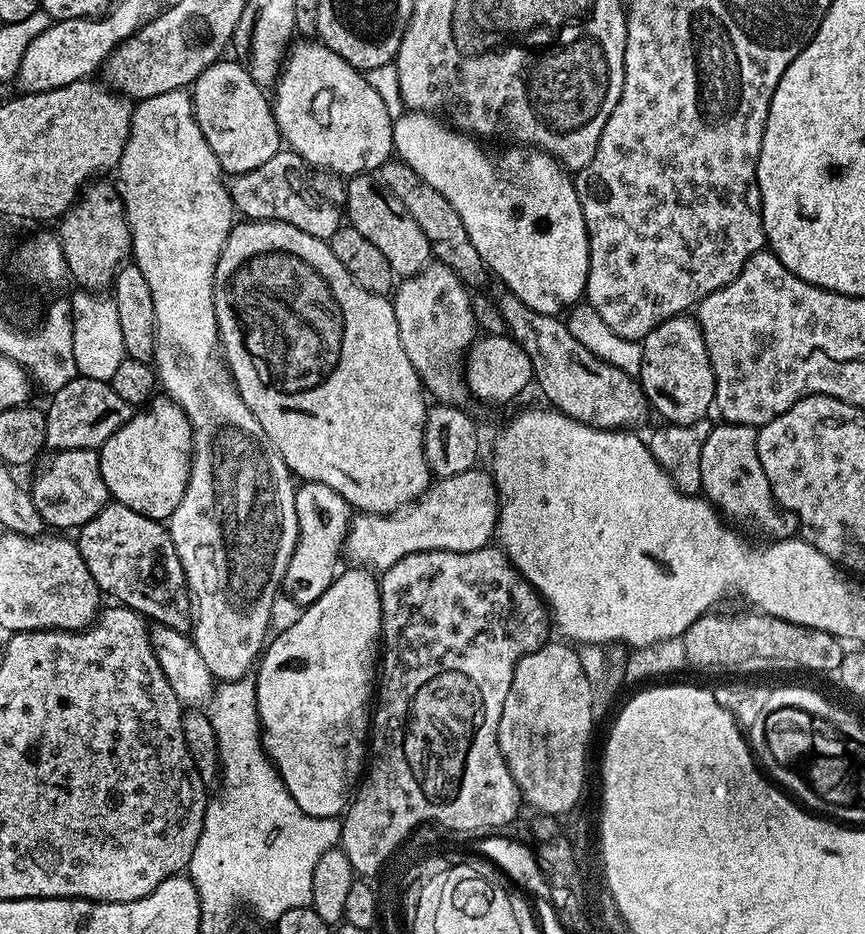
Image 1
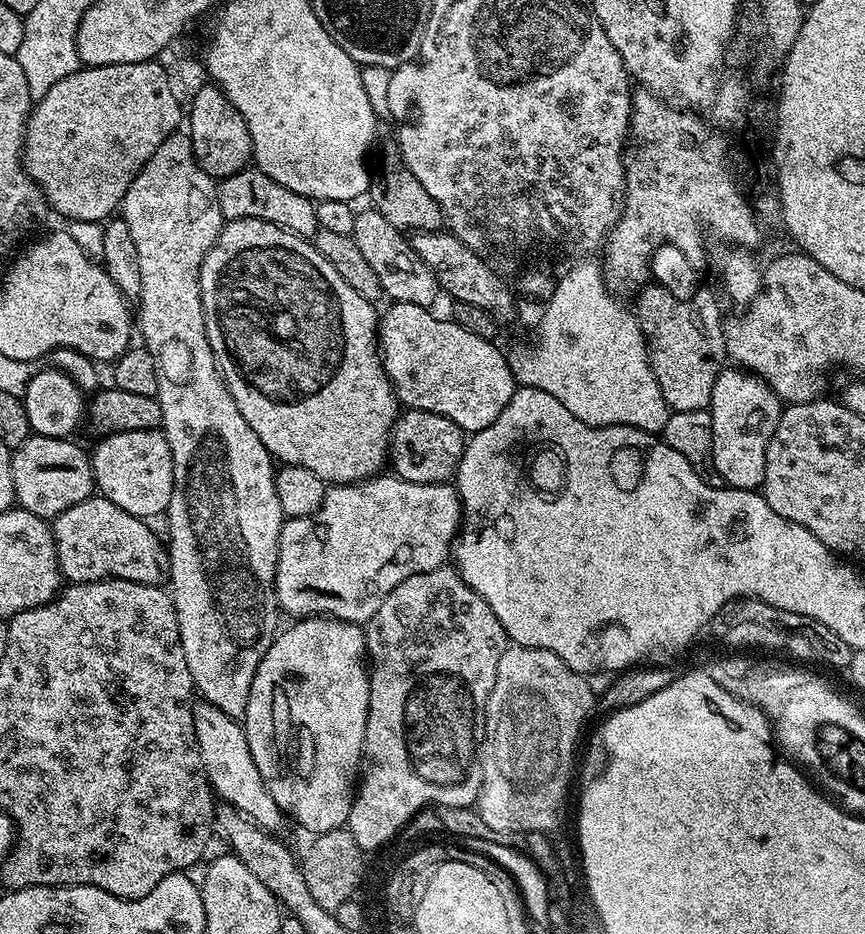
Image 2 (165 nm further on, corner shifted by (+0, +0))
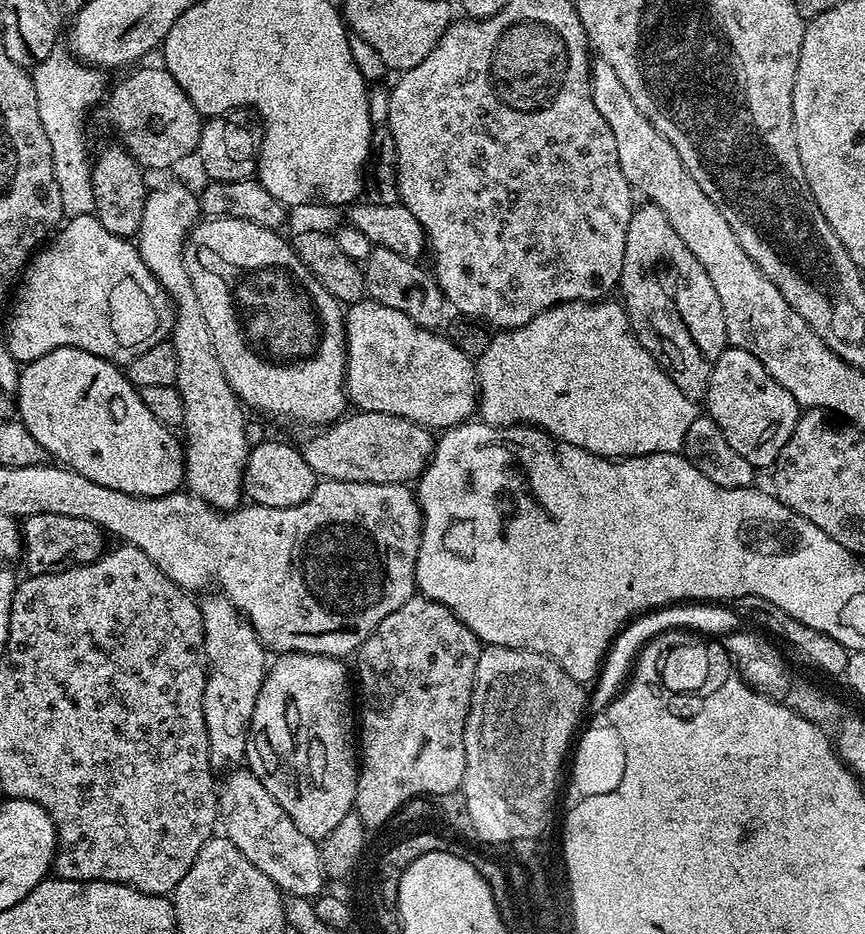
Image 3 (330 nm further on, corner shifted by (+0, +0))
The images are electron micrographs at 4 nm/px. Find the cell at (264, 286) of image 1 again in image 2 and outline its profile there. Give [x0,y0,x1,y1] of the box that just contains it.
[200,220,402,485]

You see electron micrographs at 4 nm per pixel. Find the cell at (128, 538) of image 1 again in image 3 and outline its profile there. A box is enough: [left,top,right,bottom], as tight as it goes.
[22,514,106,576]

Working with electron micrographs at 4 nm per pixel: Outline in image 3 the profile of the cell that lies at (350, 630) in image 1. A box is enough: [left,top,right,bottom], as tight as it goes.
[246,652,358,841]

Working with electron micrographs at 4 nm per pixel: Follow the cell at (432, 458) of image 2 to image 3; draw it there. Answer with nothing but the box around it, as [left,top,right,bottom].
[299,410,436,485]

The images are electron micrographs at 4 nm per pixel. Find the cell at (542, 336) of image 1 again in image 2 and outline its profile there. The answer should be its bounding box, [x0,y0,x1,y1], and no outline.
[411,230,516,326]

